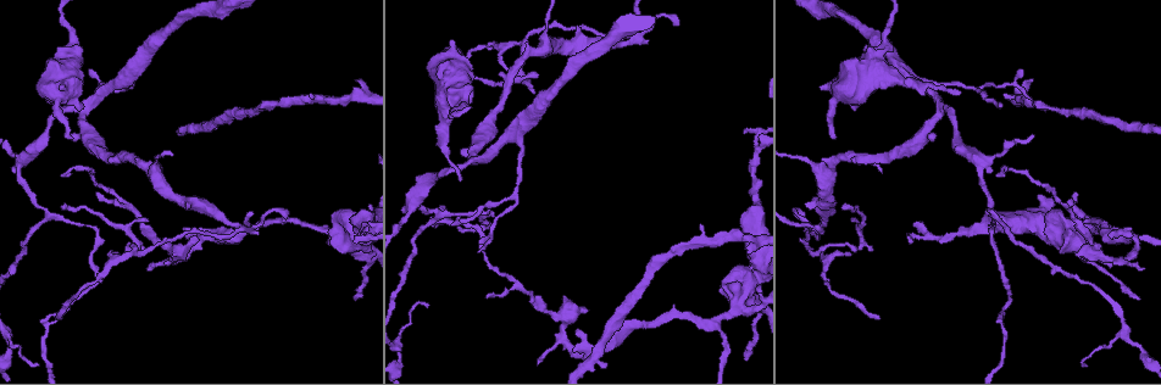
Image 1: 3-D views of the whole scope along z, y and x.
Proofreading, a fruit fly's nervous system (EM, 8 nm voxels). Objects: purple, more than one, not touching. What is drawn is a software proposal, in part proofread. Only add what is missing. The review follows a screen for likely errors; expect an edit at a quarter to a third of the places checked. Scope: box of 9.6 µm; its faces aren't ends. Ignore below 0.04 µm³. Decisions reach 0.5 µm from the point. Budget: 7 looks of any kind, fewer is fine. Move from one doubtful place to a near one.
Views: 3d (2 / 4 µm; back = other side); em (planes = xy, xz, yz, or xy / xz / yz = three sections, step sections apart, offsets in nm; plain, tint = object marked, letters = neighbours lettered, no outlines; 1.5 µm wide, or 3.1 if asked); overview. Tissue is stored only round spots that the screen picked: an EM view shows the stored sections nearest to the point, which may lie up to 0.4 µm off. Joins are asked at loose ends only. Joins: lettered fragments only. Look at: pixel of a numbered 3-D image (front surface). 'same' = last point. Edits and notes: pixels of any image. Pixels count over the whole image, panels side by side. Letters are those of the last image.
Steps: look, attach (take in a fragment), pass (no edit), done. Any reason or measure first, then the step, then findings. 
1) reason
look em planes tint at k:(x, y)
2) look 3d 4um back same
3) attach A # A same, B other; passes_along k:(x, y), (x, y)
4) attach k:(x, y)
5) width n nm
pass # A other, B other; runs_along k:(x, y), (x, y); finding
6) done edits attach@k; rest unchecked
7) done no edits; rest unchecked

an open end
look em planes tint at 1:(563, 297)

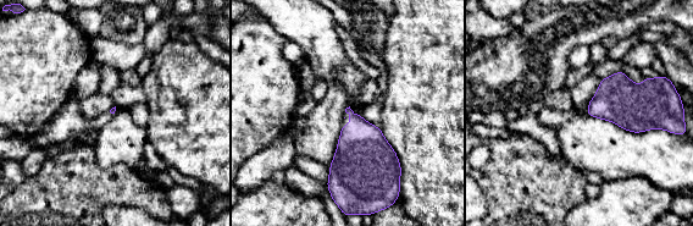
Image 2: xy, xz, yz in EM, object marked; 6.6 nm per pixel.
what lies round it
look em planes letters same

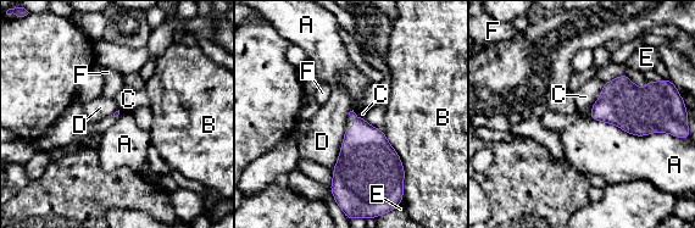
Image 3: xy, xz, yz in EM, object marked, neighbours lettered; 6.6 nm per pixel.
pass # A other, B other, C other, D other, E other, F other; border 3:(588, 117), (635, 135), (668, 134); none of them fits

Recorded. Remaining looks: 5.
thin end
look 3d 2um back at 1:(486, 295)

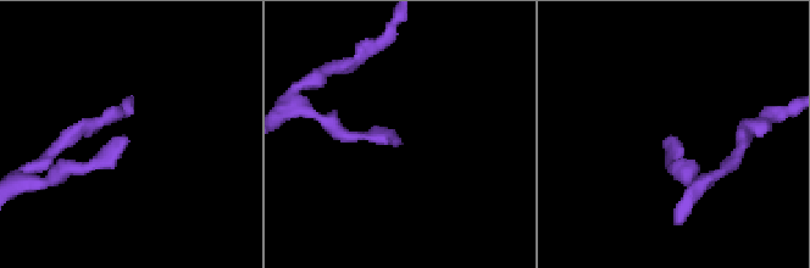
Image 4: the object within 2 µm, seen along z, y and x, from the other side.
look em xy step 8 letters at 4:(125, 137)

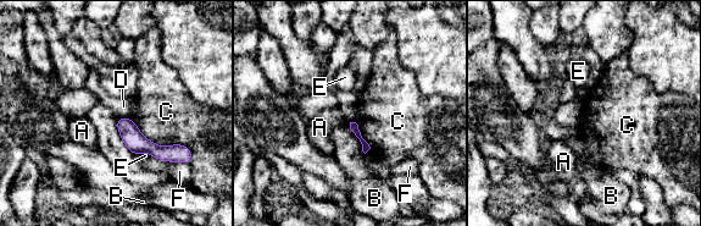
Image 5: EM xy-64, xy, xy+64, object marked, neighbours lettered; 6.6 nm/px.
pass # A other, B other, C other, D other, E other, F other; runs_along 5:(120, 120), (145, 145), (179, 153); no lettered fragment goes on from it

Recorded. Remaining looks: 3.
branch stops here
look 3d 4um at 1:(748, 253)

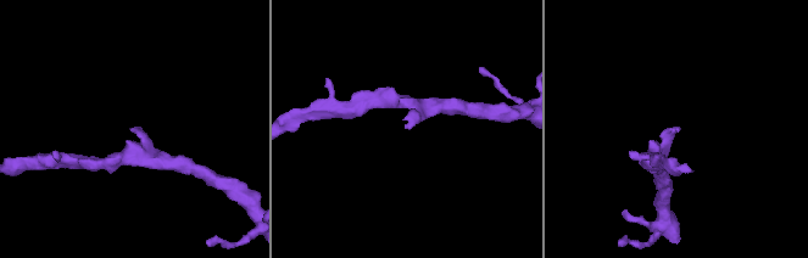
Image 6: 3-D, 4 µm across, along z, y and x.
look em planes tint at 6:(411, 126)

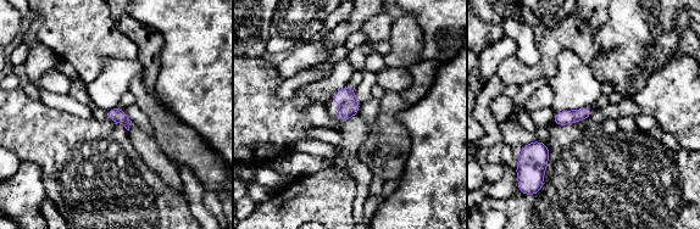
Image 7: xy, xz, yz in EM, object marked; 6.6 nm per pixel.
see the neighbours
look em planes letters same

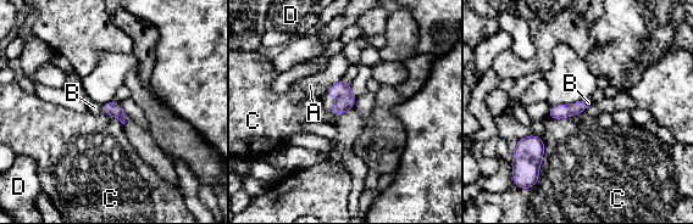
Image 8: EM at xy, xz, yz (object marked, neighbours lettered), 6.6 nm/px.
longest_contact C 260 nm
attach B # A other, B same, C other, D other; the neuron continues

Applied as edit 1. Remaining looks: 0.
done edits attach@8; rest unchecked

